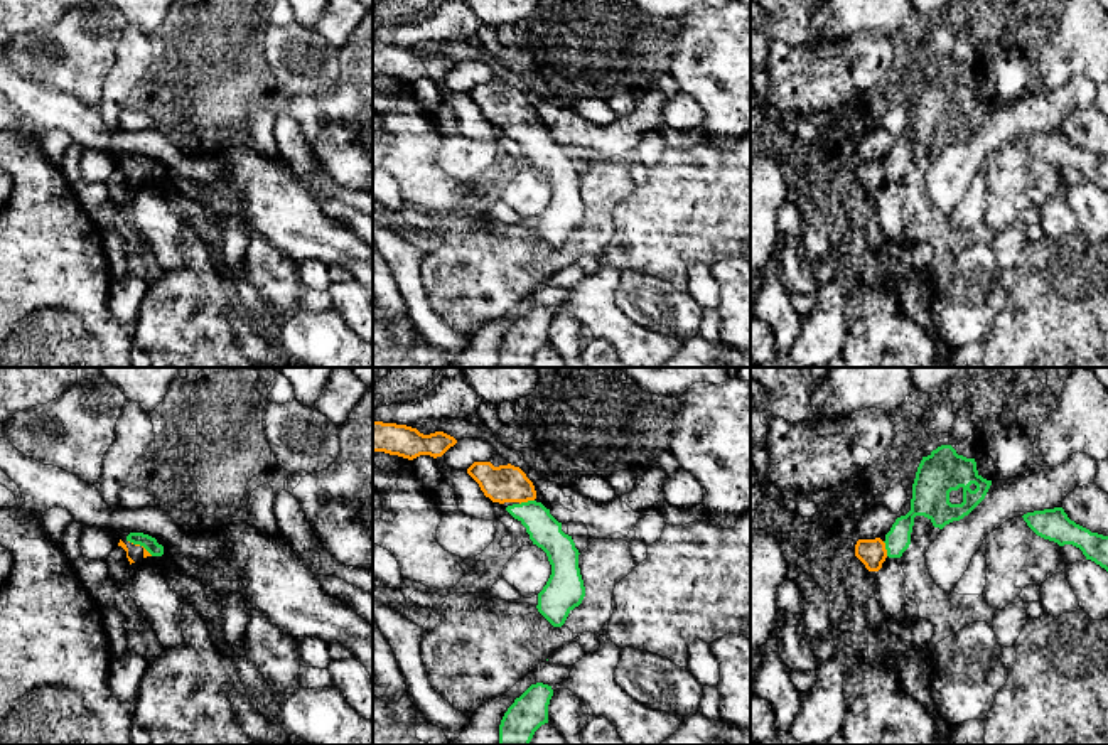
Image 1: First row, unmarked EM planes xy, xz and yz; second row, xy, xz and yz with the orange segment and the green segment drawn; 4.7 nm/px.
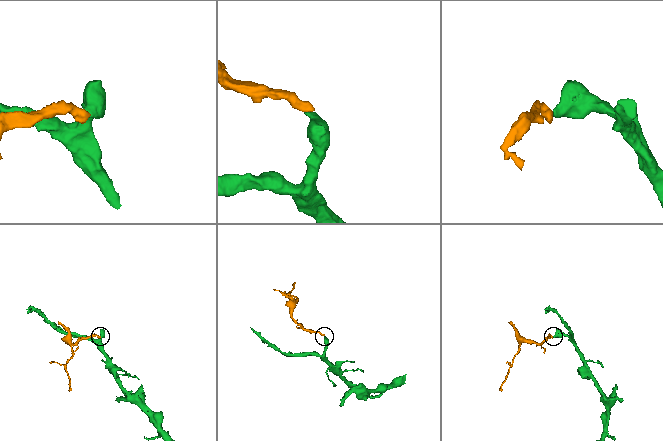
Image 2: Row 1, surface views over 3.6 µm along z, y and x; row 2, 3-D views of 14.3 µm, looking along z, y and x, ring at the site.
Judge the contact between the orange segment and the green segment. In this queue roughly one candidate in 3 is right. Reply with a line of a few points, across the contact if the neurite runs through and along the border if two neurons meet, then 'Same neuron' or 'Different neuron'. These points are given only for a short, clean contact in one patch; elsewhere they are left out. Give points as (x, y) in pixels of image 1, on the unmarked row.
Line: xz (501, 107), (510, 107), (527, 123), (528, 133), (545, 154). Same neuron

